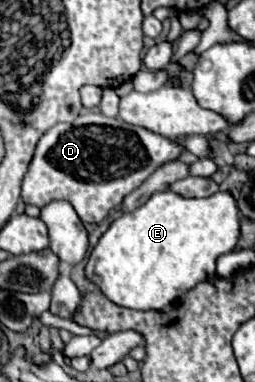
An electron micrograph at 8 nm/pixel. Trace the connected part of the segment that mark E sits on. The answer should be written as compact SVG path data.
M171 190L155 192L143 206L125 212L111 222L107 232L91 250L85 276L117 306L133 310L165 310L187 290L215 276L215 260L235 248L239 238L239 210L229 192L217 192L207 198L183 198Z

